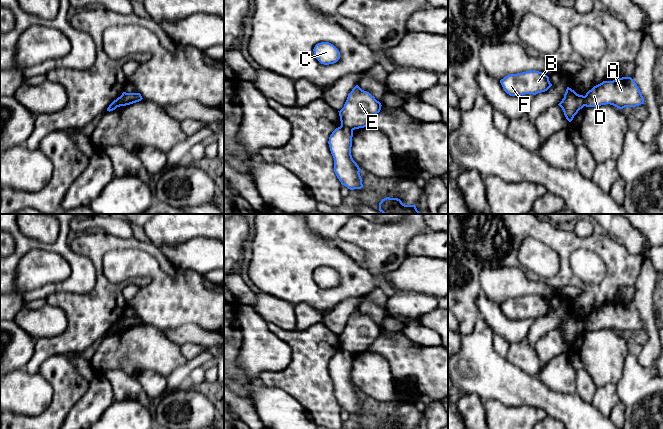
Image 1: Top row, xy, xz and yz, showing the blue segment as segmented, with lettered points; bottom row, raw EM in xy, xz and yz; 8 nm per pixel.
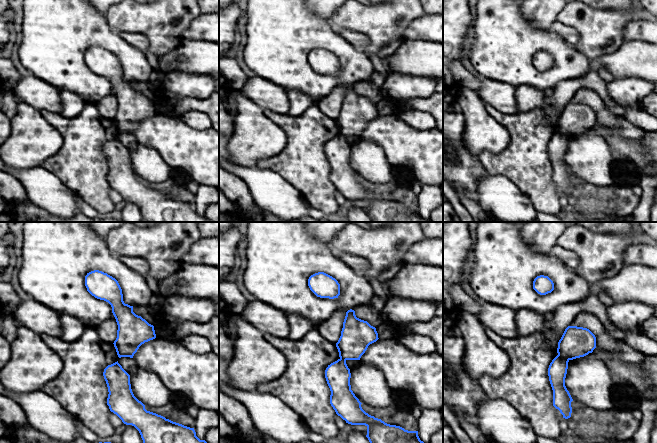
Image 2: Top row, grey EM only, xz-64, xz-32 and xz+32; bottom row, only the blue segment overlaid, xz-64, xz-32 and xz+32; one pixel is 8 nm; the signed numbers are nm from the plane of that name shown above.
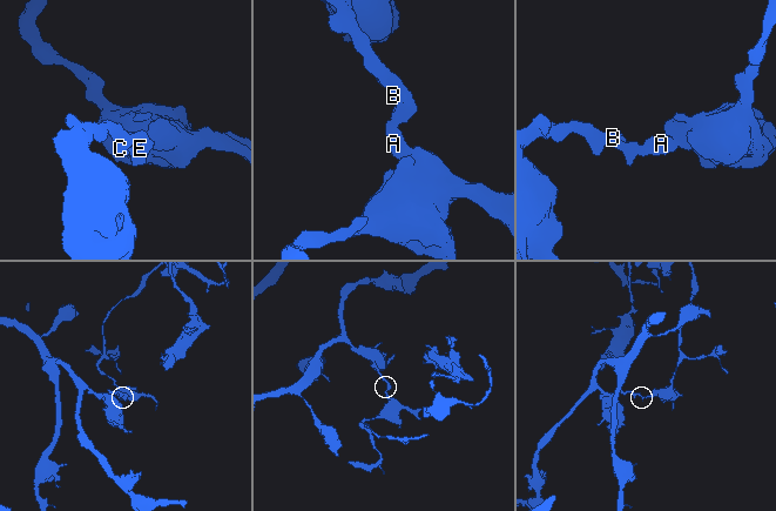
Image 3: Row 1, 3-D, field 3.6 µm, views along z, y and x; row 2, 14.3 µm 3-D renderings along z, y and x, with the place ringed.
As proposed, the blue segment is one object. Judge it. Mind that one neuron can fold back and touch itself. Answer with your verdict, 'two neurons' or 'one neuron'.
two neurons

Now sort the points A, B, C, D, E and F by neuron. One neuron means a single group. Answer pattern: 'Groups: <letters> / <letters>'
Groups: A D / B C E F

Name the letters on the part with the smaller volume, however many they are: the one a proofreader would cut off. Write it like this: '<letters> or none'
A, D

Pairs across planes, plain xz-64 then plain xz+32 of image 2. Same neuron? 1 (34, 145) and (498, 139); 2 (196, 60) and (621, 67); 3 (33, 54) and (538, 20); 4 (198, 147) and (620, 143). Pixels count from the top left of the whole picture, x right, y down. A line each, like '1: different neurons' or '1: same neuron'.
1: same neuron
2: same neuron
3: different neurons
4: same neuron

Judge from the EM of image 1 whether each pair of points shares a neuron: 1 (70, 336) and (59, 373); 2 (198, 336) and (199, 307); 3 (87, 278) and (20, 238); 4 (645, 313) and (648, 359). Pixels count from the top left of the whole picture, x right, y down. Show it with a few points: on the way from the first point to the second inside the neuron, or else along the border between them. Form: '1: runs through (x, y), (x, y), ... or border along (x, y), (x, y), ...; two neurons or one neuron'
1: border along (70, 355), (53, 354), (43, 362); two neurons
2: border along (175, 327), (196, 324), (204, 329), (213, 331); two neurons
3: runs through (73, 260), (60, 247), (38, 245); one neuron
4: runs through (649, 324), (652, 329), (652, 348); one neuron

